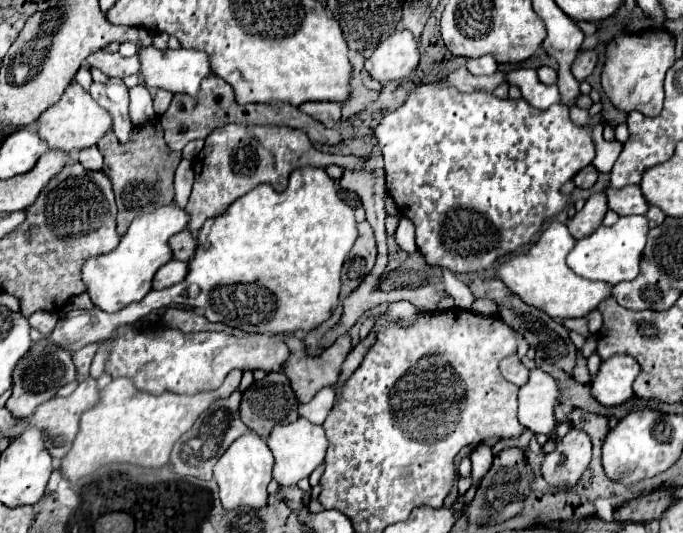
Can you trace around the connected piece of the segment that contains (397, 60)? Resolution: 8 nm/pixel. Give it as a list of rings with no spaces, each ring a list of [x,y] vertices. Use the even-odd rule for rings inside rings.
[[[398,29],[382,41],[372,57],[366,59],[366,71],[380,83],[406,79],[420,63],[418,39],[408,29]]]

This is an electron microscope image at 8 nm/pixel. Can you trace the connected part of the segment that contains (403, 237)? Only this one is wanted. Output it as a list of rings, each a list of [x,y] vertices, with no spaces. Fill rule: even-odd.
[[[402,217],[402,219],[400,219],[394,237],[396,237],[396,243],[398,243],[404,251],[408,251],[408,253],[418,251],[416,241],[414,241],[414,237],[416,237],[416,227],[414,227],[414,223],[412,223],[408,217]]]

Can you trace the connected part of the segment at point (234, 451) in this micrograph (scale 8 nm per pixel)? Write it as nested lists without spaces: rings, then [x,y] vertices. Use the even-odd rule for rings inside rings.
[[[250,431],[246,433],[246,437],[238,437],[238,441],[234,441],[230,449],[226,449],[226,453],[214,465],[214,479],[218,481],[218,487],[220,487],[222,507],[224,509],[236,509],[236,507],[262,509],[268,501],[266,487],[272,481],[272,465],[274,465],[274,457],[270,453],[270,447],[260,435]]]

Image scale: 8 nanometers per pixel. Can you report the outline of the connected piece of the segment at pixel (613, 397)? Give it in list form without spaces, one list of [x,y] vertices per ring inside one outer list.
[[[618,355],[614,359],[610,357],[610,361],[602,361],[596,379],[590,383],[590,393],[606,407],[622,405],[634,397],[632,383],[640,371],[640,363],[630,355]]]

